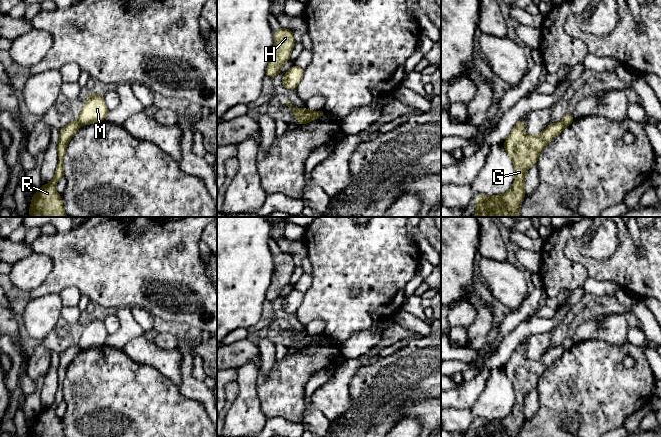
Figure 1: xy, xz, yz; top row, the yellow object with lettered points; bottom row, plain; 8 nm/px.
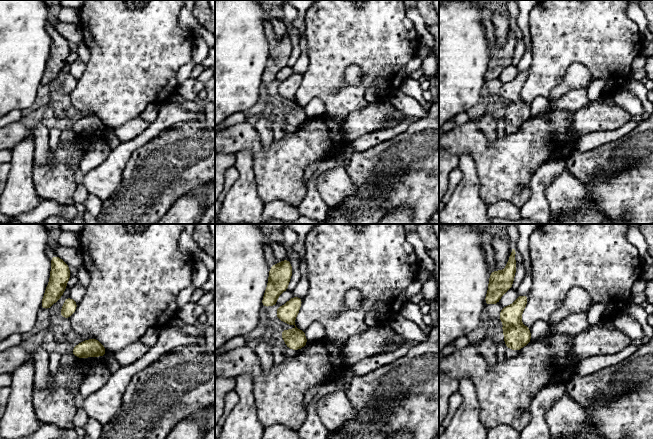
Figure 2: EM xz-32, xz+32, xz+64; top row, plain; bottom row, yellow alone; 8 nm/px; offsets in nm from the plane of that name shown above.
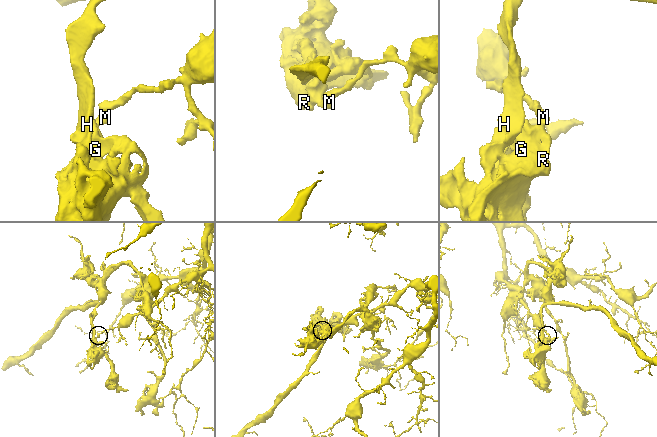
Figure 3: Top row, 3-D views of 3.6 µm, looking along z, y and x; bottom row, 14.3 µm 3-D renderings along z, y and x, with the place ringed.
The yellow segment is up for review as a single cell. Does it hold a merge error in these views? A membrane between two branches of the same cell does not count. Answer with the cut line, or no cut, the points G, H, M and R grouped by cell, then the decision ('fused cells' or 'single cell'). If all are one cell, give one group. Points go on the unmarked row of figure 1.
cut xz (307, 334), (298, 342); groups G H R / M; fused cells

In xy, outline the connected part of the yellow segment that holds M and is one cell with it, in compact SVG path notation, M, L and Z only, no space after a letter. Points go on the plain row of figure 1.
M92 317L86 323L85 329L76 344L81 349L89 349L105 345L108 332L102 319Z

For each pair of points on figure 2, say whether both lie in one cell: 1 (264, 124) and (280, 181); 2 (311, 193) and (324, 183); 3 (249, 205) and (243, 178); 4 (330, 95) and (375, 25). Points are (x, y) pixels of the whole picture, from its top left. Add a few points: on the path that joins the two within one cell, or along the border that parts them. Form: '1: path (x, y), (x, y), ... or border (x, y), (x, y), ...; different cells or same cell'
1: border (254, 127), (261, 146), (264, 149), (268, 148); different cells
2: border (330, 168), (315, 179), (316, 189), (328, 209); different cells
3: path (244, 198), (244, 185); same cell
4: path (330, 78), (330, 70), (358, 42); same cell

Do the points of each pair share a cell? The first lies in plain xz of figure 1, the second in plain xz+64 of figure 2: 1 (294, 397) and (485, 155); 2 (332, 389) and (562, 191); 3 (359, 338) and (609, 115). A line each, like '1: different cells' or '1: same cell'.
1: same cell
2: same cell
3: same cell

